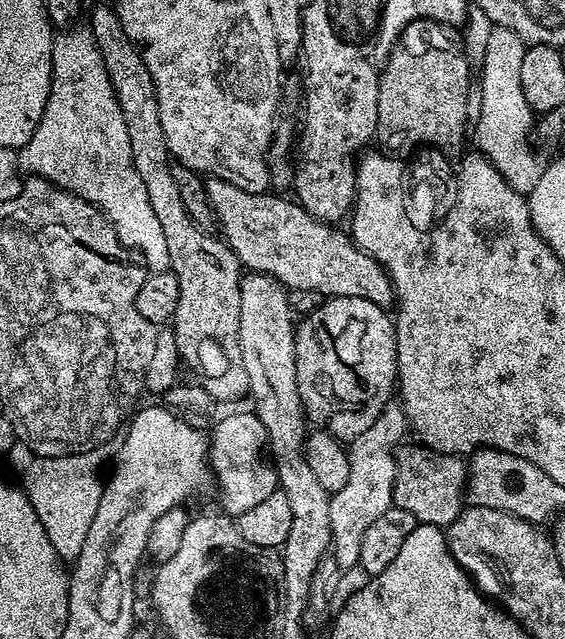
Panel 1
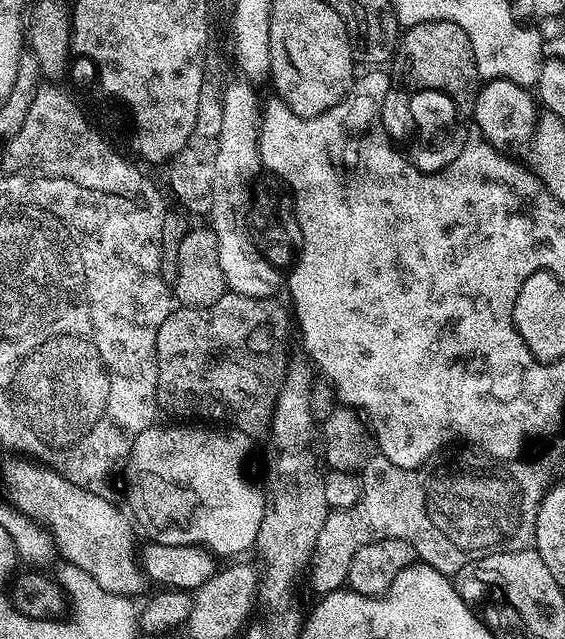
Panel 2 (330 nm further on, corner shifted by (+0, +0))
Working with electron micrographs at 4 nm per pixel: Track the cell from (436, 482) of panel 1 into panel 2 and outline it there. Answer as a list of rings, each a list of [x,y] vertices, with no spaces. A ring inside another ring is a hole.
[[[373,454],[364,464],[360,477],[360,497],[352,508],[329,511],[326,522],[322,526],[322,534],[318,534],[318,542],[314,542],[310,580],[320,594],[335,594],[345,587],[350,562],[354,558],[356,548],[361,544],[378,542],[386,538],[402,538],[414,546],[417,557],[431,566],[433,572],[448,574],[460,572],[465,566],[481,560],[488,555],[490,546],[506,536],[512,528],[514,520],[514,496],[512,486],[504,478],[468,478],[468,462],[458,464],[440,464],[437,468],[399,468],[386,457]]]

